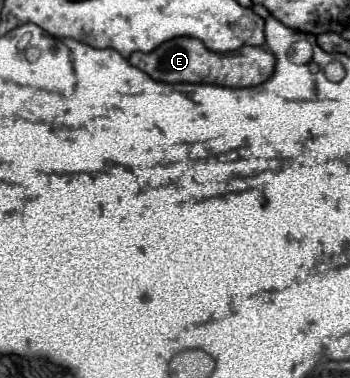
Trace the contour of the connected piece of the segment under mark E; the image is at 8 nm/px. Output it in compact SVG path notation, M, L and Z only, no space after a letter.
M180 36L172 38L164 44L160 44L152 52L134 52L130 58L130 64L146 72L152 80L156 82L202 82L202 84L216 84L216 86L230 86L230 88L248 88L248 86L258 86L266 82L272 76L272 62L274 54L260 46L242 46L236 52L212 52L204 46L202 40L190 38L190 36Z

